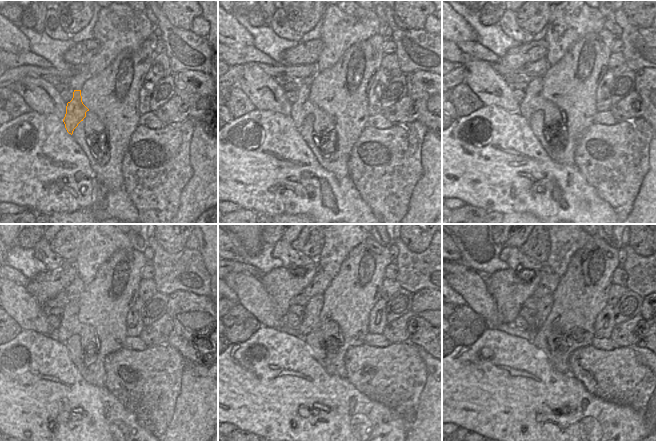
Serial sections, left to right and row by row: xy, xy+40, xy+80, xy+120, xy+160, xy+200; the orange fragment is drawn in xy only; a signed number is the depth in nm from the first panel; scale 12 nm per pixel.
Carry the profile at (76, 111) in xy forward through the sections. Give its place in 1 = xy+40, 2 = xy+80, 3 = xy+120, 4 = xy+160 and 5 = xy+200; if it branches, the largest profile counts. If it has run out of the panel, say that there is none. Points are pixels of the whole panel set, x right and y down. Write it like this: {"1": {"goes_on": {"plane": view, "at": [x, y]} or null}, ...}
{"1": {"goes_on": {"plane": "xy+40", "at": [300, 110]}}, "2": {"goes_on": {"plane": "xy+80", "at": [533, 98]}}, "3": {"goes_on": {"plane": "xy+120", "at": [88, 316]}}, "4": {"goes_on": {"plane": "xy+160", "at": [310, 320]}}, "5": {"goes_on": {"plane": "xy+200", "at": [545, 303]}}}

